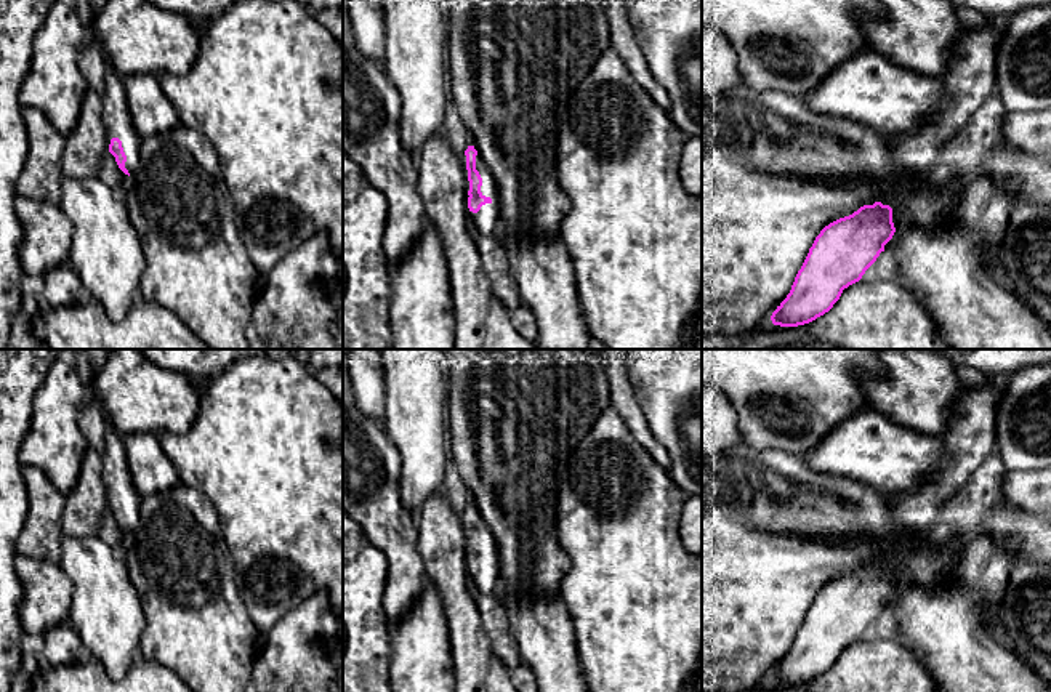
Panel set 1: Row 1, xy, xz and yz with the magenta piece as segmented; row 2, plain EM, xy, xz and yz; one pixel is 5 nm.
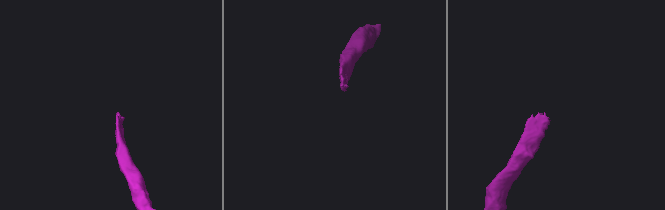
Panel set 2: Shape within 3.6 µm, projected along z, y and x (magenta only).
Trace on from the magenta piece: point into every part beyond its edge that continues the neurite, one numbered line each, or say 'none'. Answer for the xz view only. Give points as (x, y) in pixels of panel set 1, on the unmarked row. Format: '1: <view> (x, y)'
1: xz (487, 579)

